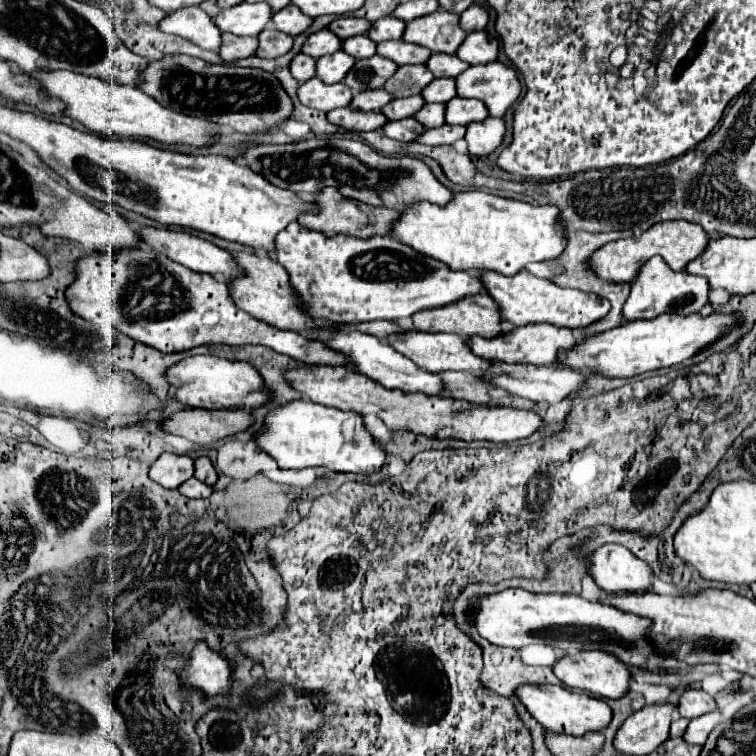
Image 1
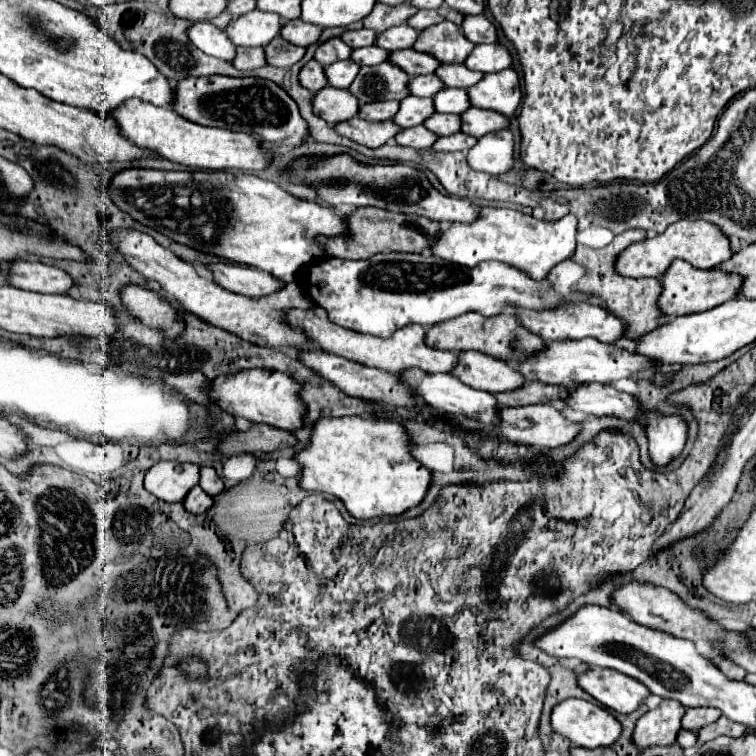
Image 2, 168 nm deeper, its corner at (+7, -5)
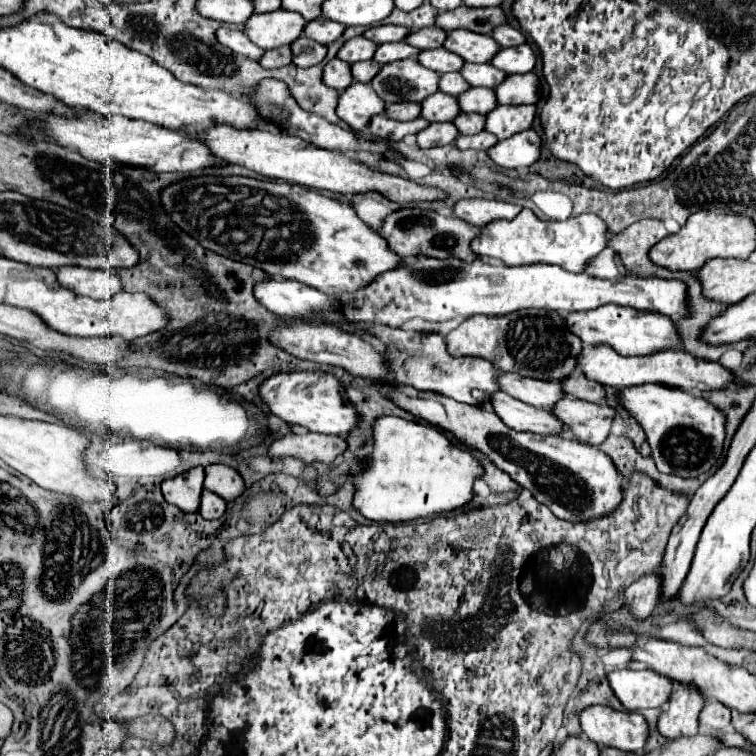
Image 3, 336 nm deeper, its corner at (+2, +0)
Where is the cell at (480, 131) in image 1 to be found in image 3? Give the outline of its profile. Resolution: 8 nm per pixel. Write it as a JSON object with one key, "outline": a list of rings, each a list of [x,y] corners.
{"outline":[[[533,129],[519,131],[503,141],[497,141],[493,147],[487,149],[487,155],[493,163],[507,169],[529,167],[539,159],[541,139]]]}

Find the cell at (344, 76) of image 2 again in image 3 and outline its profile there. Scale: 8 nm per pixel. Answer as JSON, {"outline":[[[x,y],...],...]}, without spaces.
{"outline":[[[357,61],[351,65],[351,75],[355,81],[361,81],[361,83],[369,83],[371,77],[377,75],[377,69],[379,65],[375,61]]]}

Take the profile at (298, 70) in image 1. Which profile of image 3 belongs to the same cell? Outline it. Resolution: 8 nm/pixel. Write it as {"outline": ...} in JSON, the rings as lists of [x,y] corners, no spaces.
{"outline":[[[335,57],[335,59],[331,59],[325,65],[325,69],[323,69],[323,83],[327,87],[343,91],[351,81],[353,81],[353,77],[351,77],[349,63],[345,63],[345,61],[341,61],[341,59]]]}

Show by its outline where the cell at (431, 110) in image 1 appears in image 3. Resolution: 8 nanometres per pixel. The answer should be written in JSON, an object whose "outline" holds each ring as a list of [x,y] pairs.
{"outline":[[[459,113],[453,119],[453,125],[457,125],[461,135],[475,135],[475,133],[483,131],[485,115],[479,115],[479,113]]]}

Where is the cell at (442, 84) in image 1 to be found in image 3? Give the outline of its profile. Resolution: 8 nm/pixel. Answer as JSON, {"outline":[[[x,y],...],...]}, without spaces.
{"outline":[[[471,87],[457,95],[459,109],[465,113],[489,113],[489,109],[497,107],[497,101],[493,97],[493,89],[489,87]]]}

